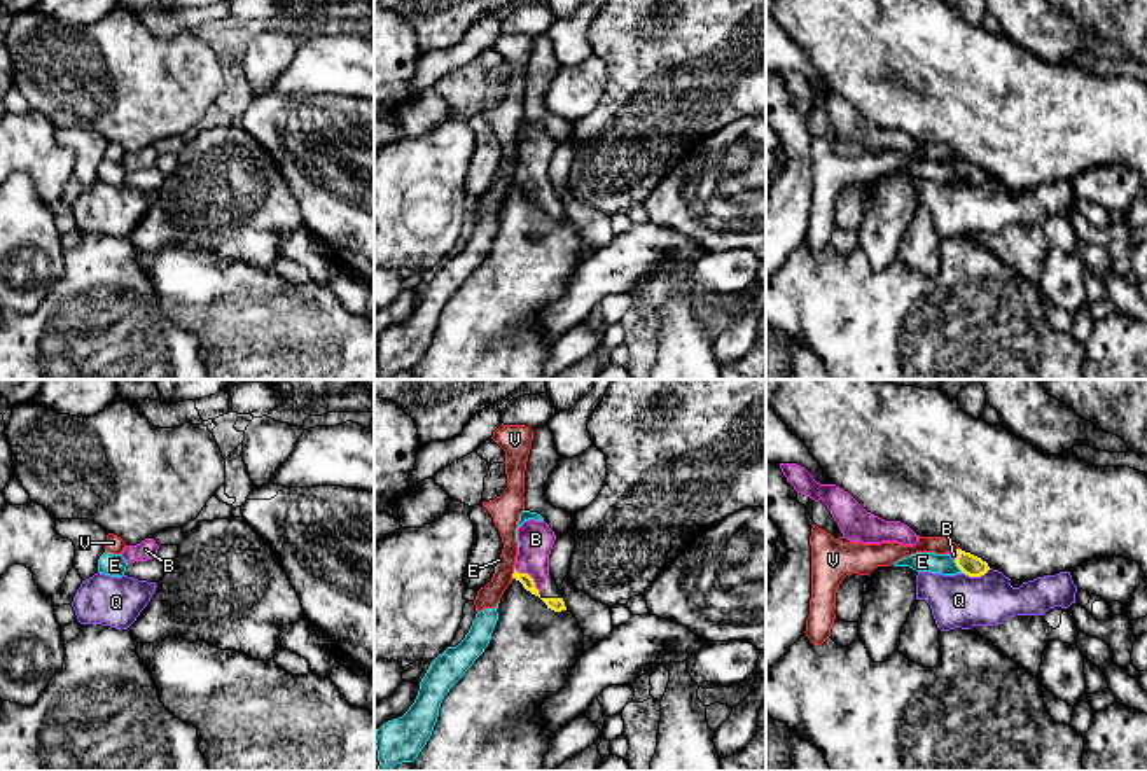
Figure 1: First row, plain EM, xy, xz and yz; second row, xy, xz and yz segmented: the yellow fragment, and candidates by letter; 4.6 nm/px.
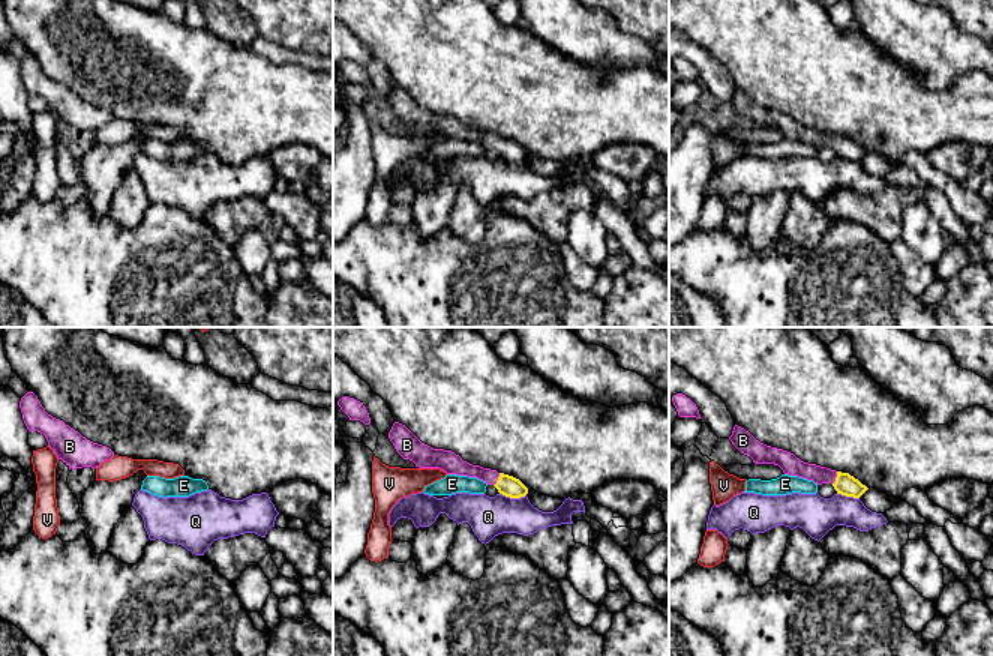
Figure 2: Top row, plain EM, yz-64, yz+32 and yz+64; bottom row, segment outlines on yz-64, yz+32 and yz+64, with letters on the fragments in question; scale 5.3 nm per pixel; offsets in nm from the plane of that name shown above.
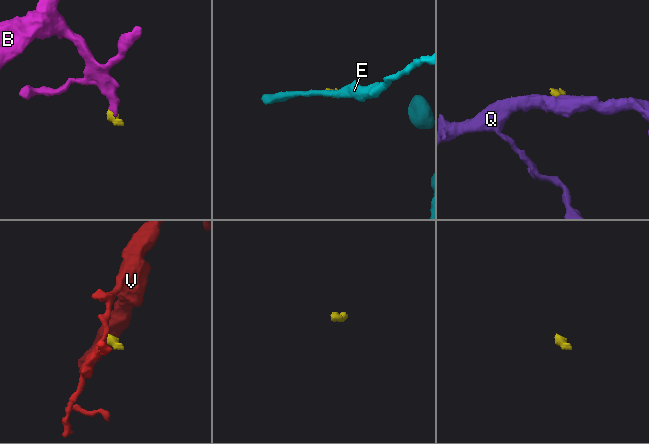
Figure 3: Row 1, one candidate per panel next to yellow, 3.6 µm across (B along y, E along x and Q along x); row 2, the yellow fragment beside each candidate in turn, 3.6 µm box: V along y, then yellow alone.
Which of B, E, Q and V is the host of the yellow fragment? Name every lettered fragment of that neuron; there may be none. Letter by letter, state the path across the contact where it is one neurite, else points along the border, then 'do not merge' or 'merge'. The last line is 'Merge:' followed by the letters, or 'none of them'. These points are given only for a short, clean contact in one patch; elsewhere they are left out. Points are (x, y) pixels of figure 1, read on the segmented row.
B: runs through xz (555, 604), (539, 597), (532, 579), (535, 539); merge
E: border along yz (953, 560), (964, 572); do not merge
Q: border along yz (990, 569), (980, 576), (964, 574); do not merge
V: border along xz (514, 569), (511, 577); do not merge
Merge: B

